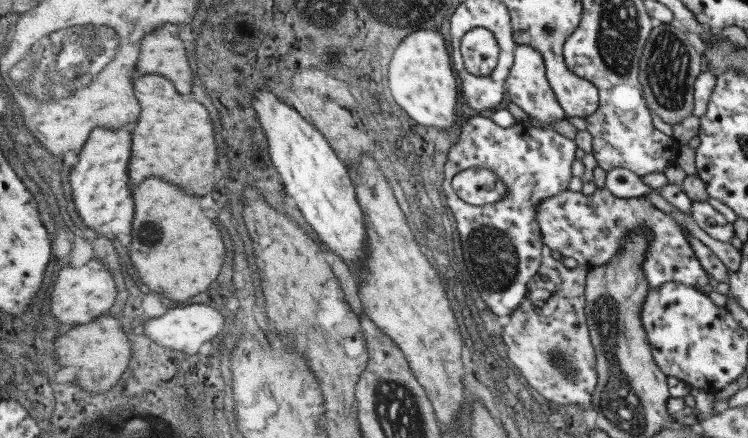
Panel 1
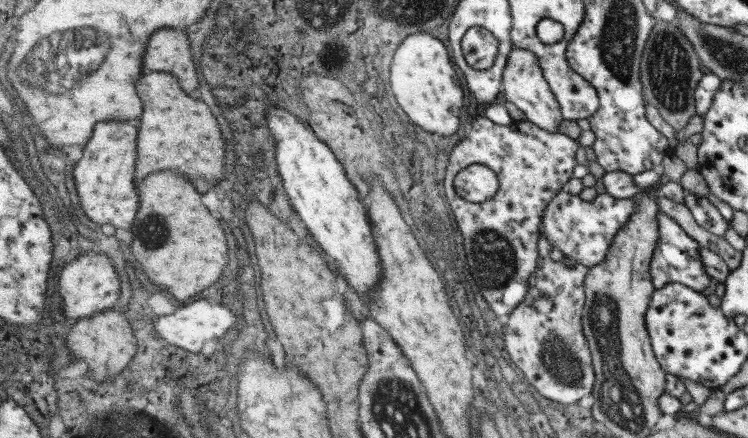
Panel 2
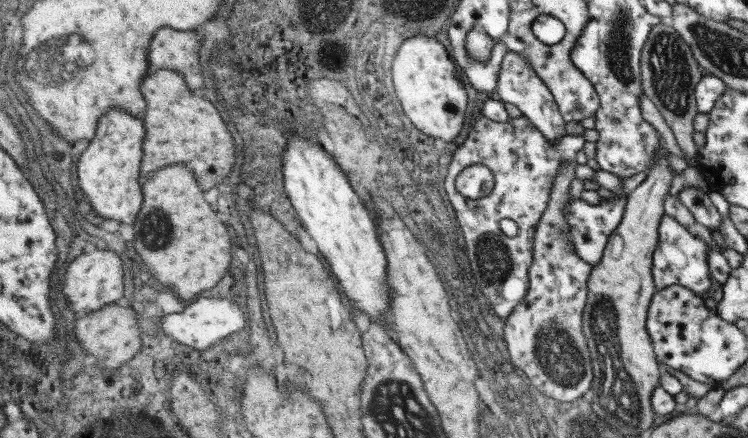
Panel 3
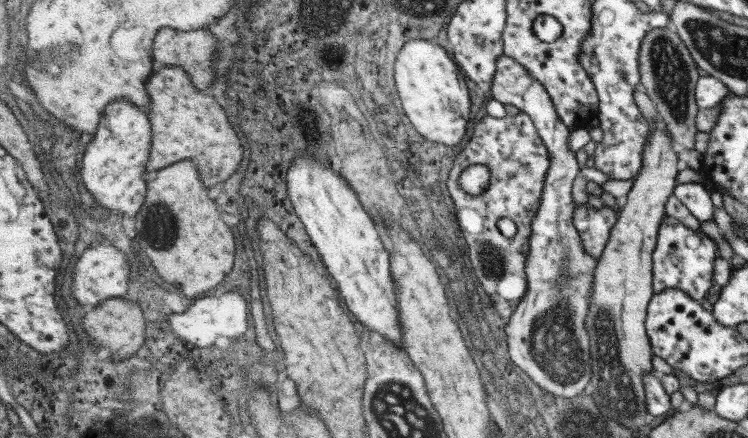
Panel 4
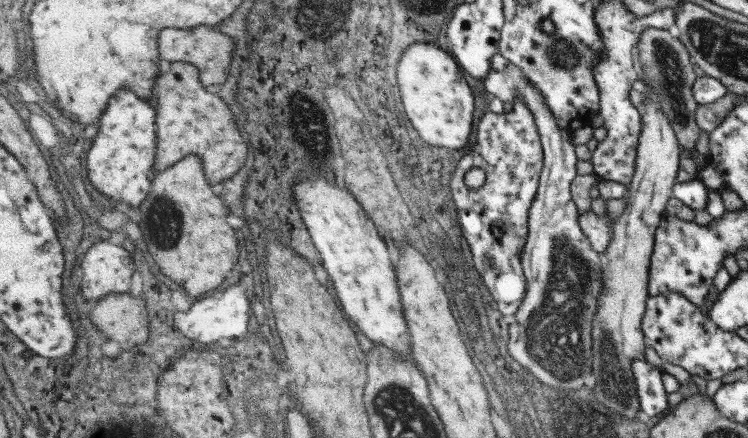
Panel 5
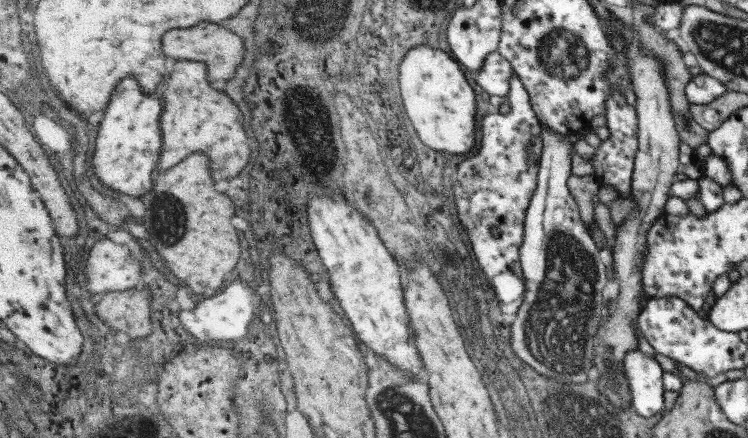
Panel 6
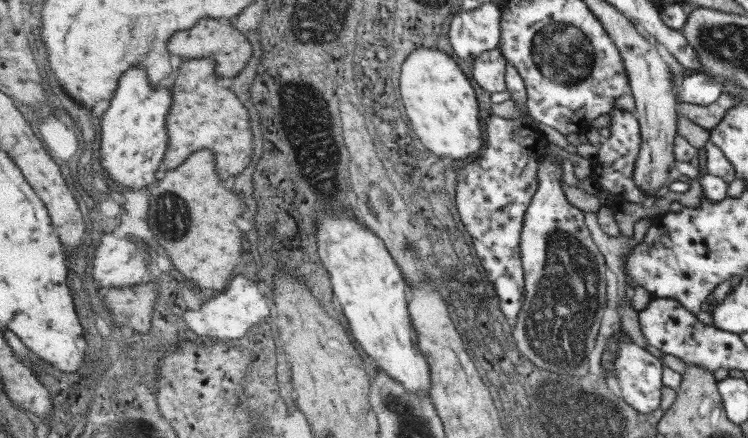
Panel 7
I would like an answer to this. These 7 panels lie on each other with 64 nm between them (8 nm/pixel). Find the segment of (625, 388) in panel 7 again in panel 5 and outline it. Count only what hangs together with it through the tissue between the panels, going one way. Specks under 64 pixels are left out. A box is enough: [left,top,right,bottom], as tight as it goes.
[631,358,669,420]

